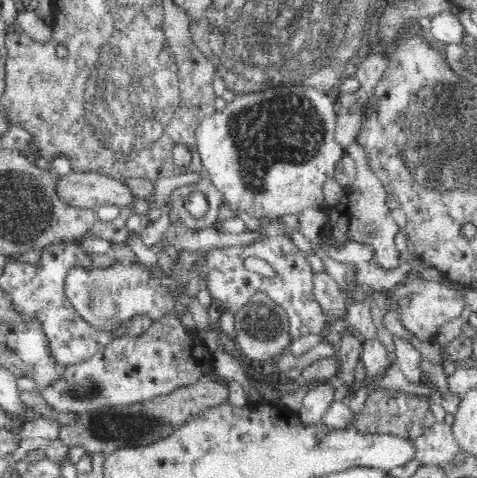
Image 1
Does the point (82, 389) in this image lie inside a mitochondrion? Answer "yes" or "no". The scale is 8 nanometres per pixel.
yes

